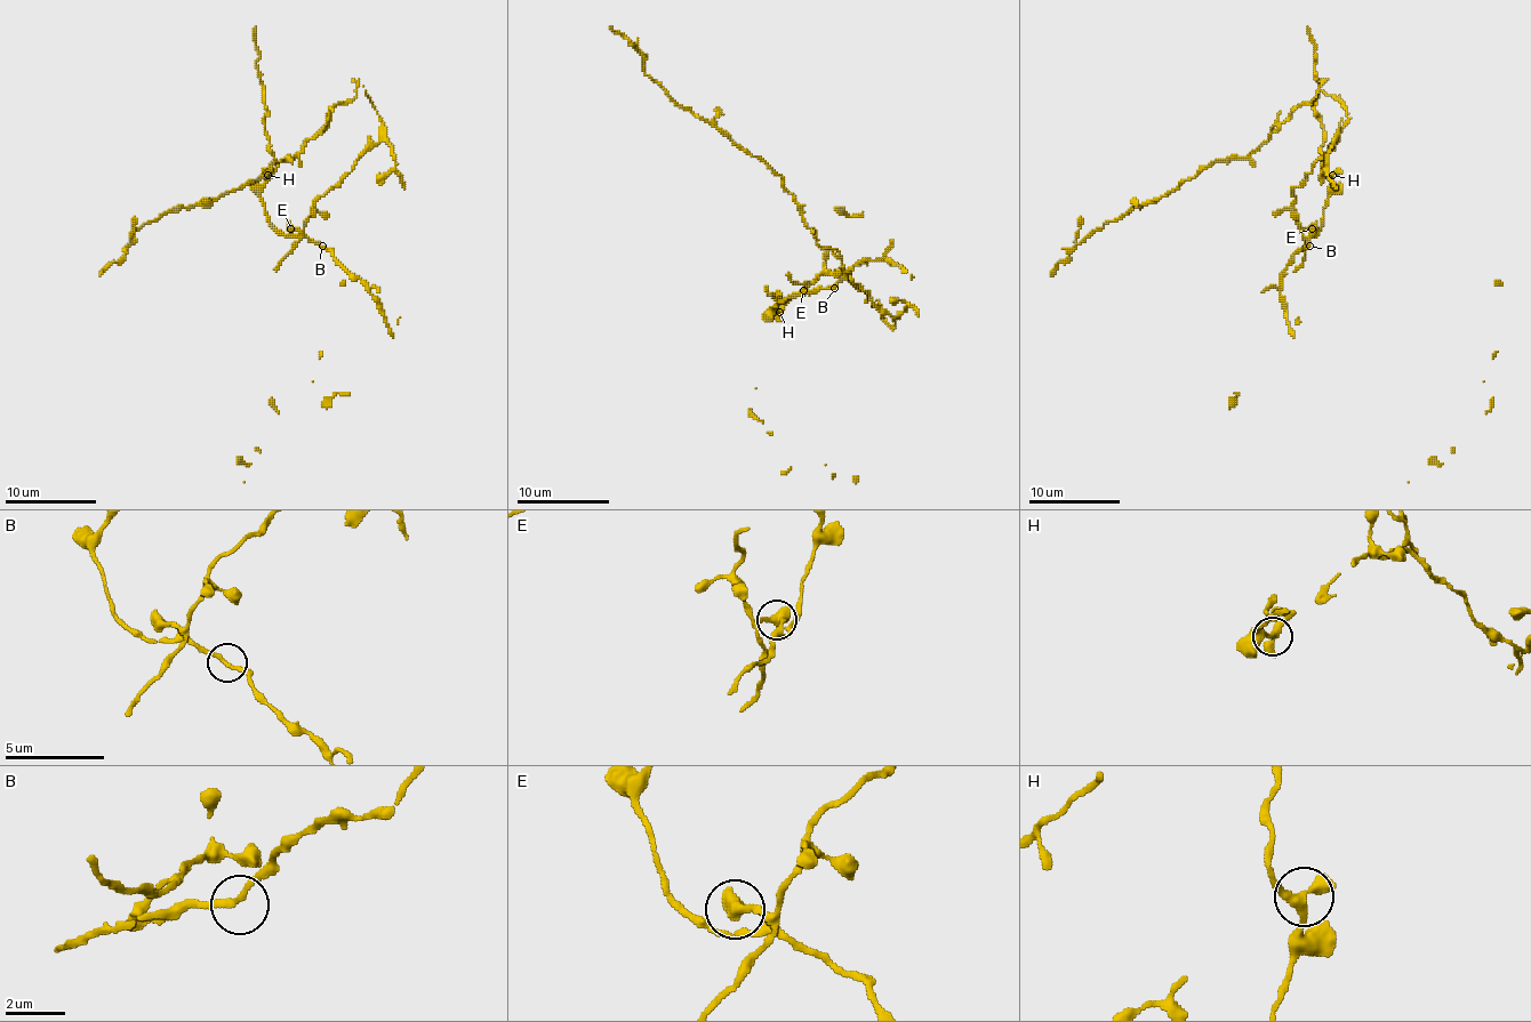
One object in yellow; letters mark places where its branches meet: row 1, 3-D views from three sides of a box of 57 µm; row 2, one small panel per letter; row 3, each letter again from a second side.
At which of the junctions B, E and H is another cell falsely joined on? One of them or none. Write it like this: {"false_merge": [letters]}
{"false_merge": ["E"]}

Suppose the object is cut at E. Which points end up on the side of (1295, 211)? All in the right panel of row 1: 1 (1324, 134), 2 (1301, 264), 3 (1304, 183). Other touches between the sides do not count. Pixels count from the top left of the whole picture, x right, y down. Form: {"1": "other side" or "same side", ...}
{"1": "other side", "2": "same side", "3": "same side"}

